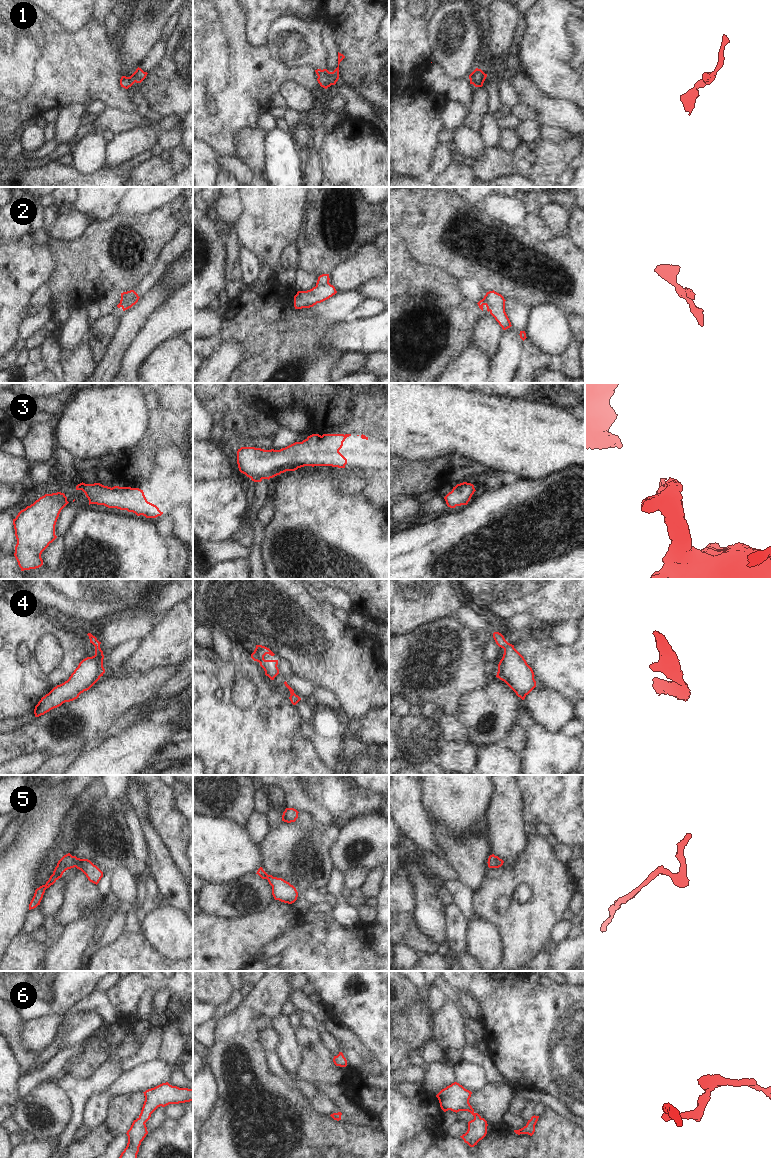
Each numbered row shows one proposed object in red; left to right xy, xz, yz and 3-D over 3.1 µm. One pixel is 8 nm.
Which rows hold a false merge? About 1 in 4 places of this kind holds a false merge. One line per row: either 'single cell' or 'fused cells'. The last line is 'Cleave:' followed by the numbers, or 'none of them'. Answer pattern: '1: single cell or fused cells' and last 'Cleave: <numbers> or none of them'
1: single cell
2: fused cells
3: single cell
4: single cell
5: single cell
6: single cell
Cleave: 2

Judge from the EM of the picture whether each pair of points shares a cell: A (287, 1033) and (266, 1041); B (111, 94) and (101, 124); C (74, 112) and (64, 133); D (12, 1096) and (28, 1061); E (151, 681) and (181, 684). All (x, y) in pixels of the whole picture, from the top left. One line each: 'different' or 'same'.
A: different
B: different
C: same
D: different
E: different

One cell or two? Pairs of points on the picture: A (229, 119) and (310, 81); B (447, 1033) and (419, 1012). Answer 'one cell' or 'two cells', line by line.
A: one cell
B: one cell

